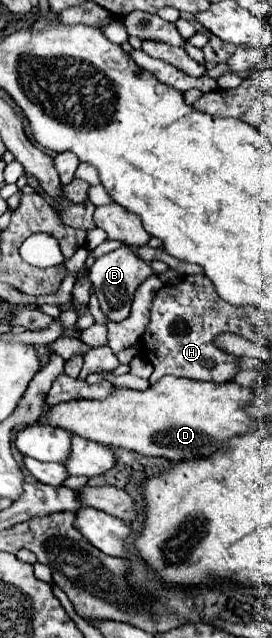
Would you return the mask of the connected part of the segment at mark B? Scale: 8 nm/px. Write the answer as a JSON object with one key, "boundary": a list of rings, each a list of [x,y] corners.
{"boundary":[[[121,245],[119,249],[115,249],[103,257],[97,257],[93,267],[89,269],[89,279],[93,283],[97,299],[101,303],[101,311],[107,315],[109,321],[123,321],[129,317],[133,295],[135,295],[137,287],[151,275],[153,275],[151,265],[145,263],[143,259],[139,259],[133,253],[133,249],[127,245]]]}

